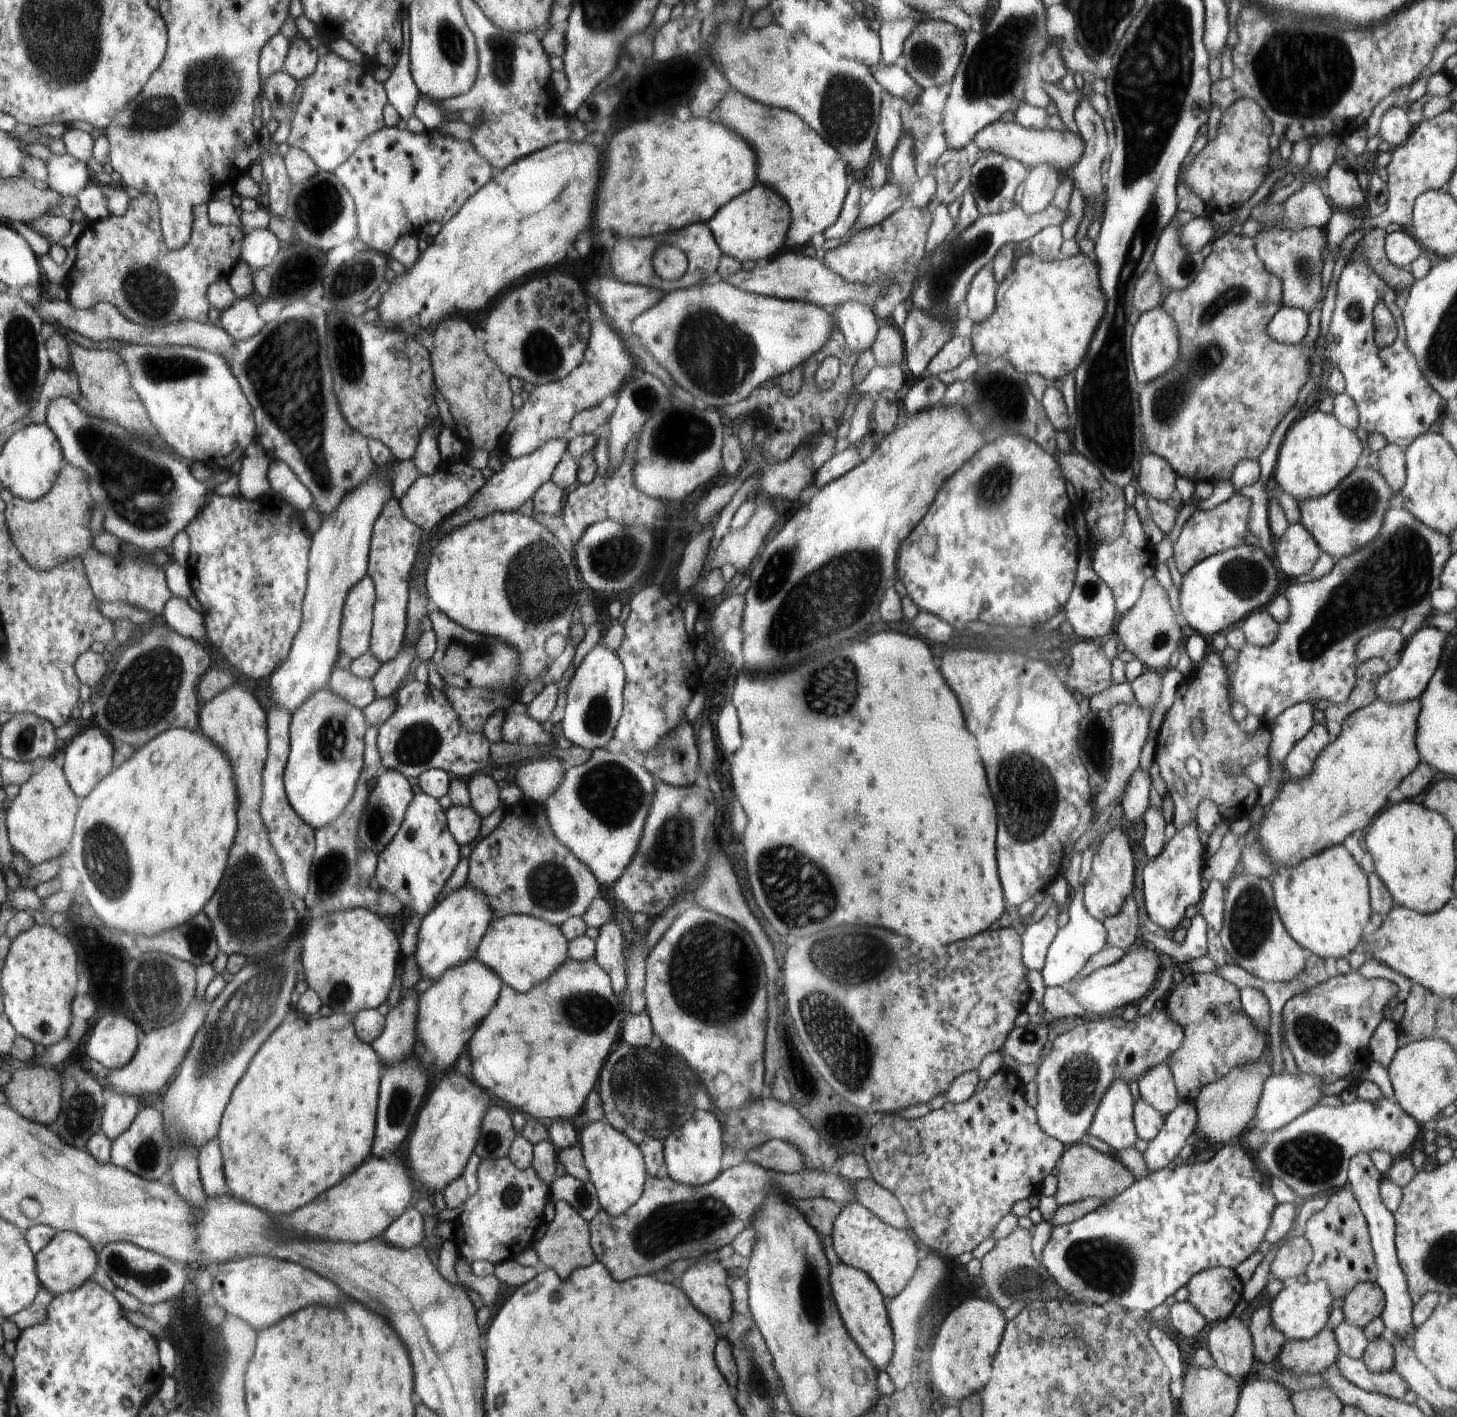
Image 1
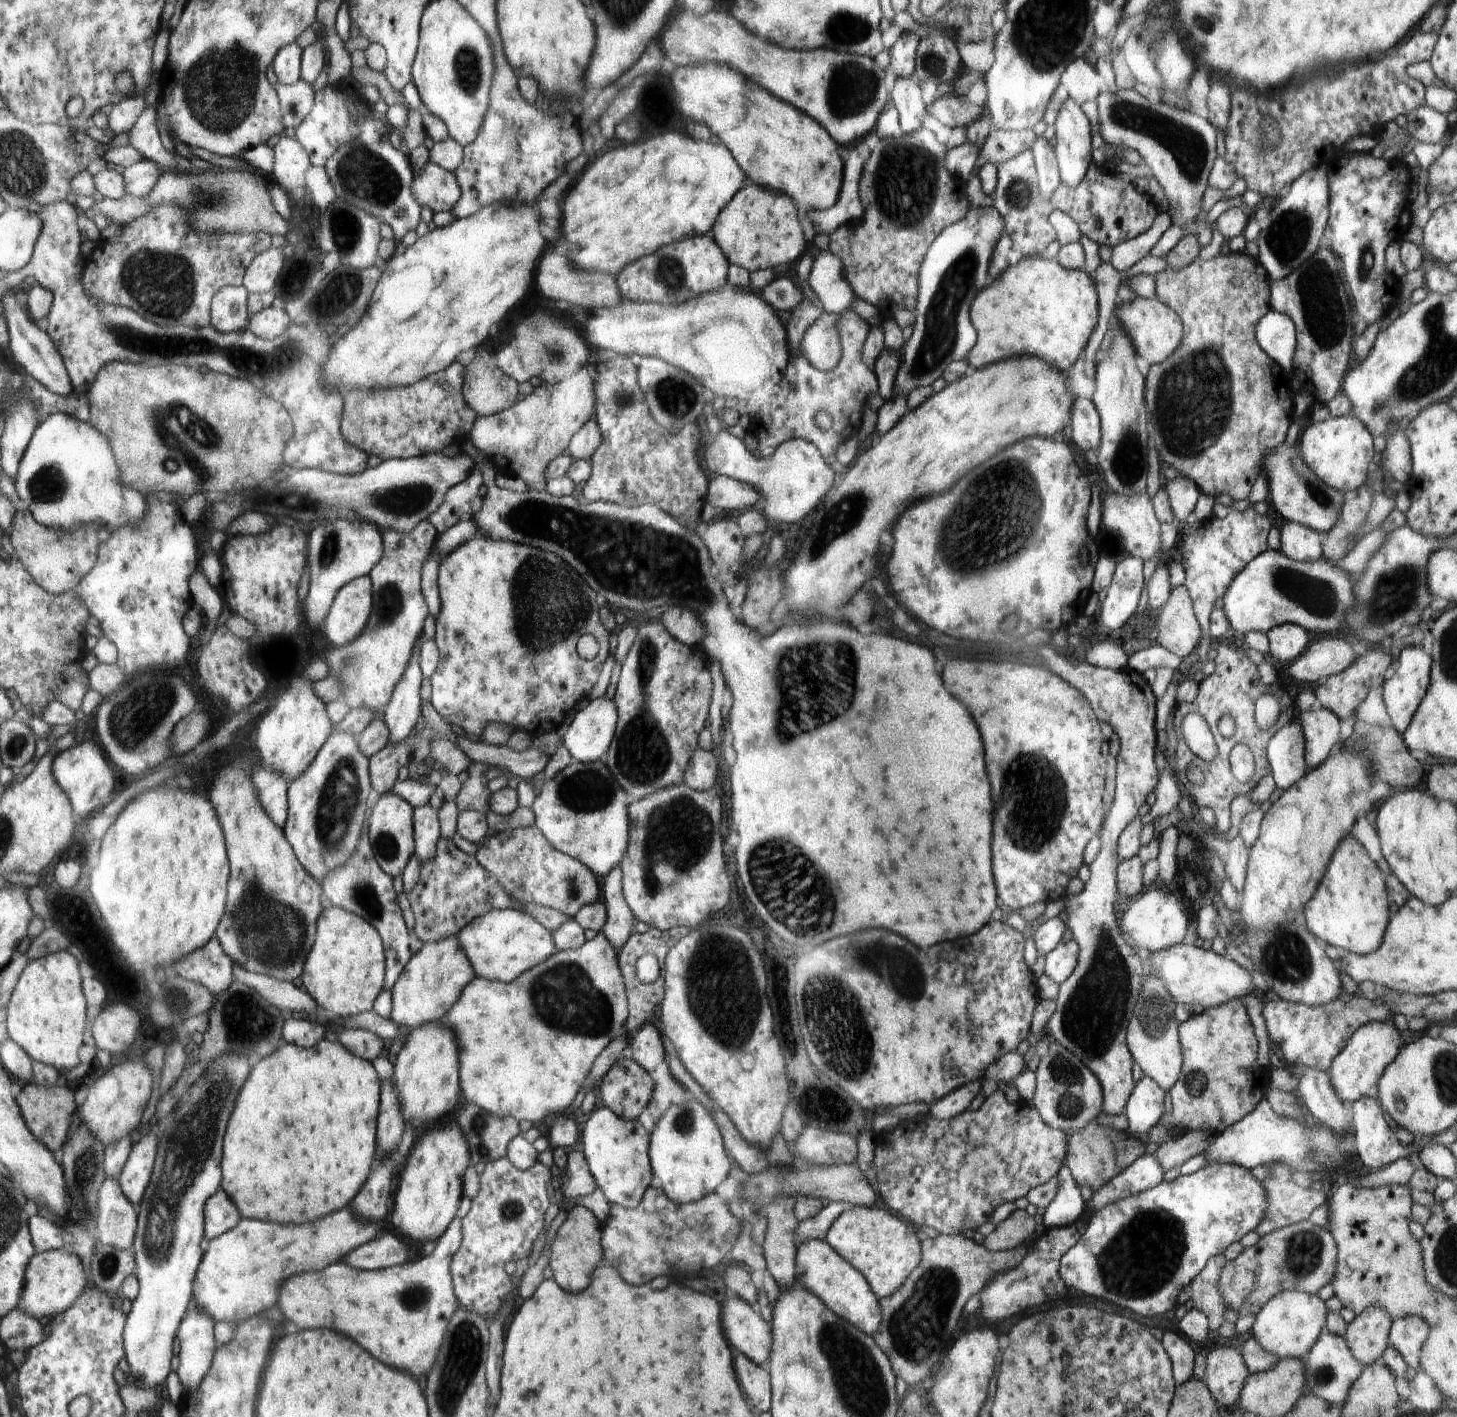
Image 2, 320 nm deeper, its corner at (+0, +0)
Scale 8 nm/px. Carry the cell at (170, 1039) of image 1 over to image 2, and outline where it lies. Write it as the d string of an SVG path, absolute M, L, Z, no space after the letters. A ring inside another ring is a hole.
M128 1060L124 1063L114 1061L114 1066L100 1076L86 1092L86 1100L80 1106L79 1117L89 1127L104 1147L115 1145L126 1138L142 1118L142 1112L150 1100L150 1092L156 1087L153 1074L146 1072L146 1063L142 1060Z

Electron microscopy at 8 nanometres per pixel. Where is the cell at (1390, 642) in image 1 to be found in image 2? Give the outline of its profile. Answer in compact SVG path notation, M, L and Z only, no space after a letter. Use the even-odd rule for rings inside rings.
M1331 635L1307 646L1305 652L1290 662L1289 668L1281 674L1320 684L1348 668L1356 657L1356 652L1346 642L1344 635Z

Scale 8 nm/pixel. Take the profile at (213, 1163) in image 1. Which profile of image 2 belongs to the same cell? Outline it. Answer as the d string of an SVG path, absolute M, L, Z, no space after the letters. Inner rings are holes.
M220 1190L206 1202L205 1218L206 1236L208 1240L212 1240L234 1228L240 1222L241 1216L238 1216L238 1210L228 1200L227 1194Z

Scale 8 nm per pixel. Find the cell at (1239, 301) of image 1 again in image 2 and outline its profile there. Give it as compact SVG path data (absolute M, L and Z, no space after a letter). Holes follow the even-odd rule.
M1244 251L1230 253L1228 256L1220 254L1209 260L1196 257L1191 263L1180 268L1166 267L1155 274L1155 280L1156 296L1180 316L1183 324L1183 337L1178 348L1164 362L1153 364L1145 377L1146 410L1148 410L1152 444L1155 445L1164 465L1172 466L1180 476L1189 478L1206 496L1216 498L1220 494L1228 494L1233 500L1248 499L1256 479L1262 472L1267 454L1286 441L1287 432L1294 416L1296 393L1291 388L1290 373L1262 350L1255 333L1257 322L1271 309L1270 278L1262 263Z

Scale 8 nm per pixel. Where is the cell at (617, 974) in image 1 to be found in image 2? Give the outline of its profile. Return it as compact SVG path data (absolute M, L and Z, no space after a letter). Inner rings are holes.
M619 866L605 876L602 901L607 908L607 919L601 930L614 948L621 948L637 921L623 895L623 872Z

